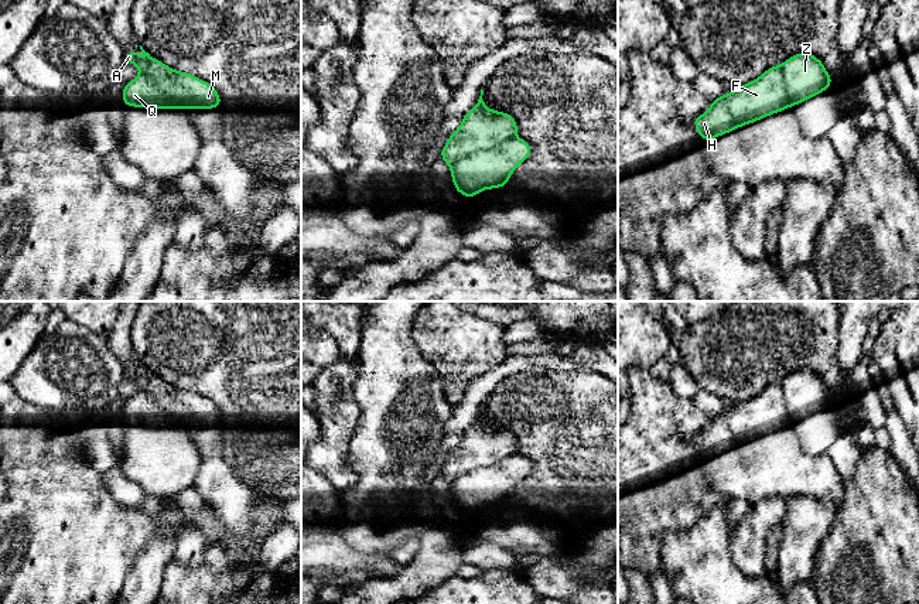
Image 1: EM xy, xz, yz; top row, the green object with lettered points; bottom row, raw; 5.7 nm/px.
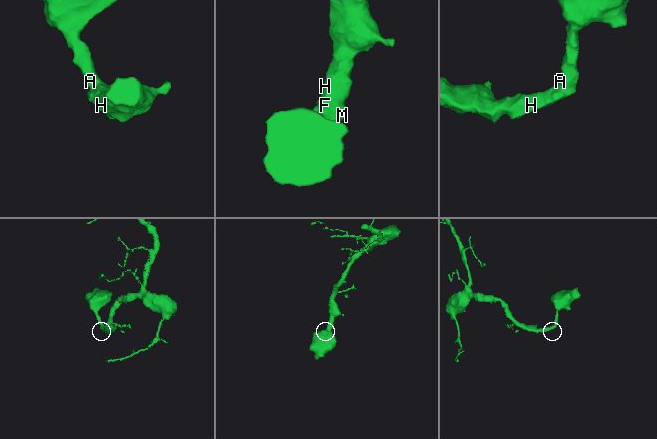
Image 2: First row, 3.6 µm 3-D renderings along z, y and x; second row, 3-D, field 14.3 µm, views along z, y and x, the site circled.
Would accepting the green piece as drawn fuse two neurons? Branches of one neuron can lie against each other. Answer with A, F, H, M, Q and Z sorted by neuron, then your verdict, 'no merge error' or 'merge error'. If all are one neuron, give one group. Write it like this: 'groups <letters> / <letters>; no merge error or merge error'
groups A M Z / F H Q; merge error

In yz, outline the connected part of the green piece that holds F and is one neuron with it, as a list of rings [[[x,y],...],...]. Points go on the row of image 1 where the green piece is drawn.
[[[780,65],[759,78],[713,99],[710,108],[693,120],[703,141],[751,124],[790,108]]]

